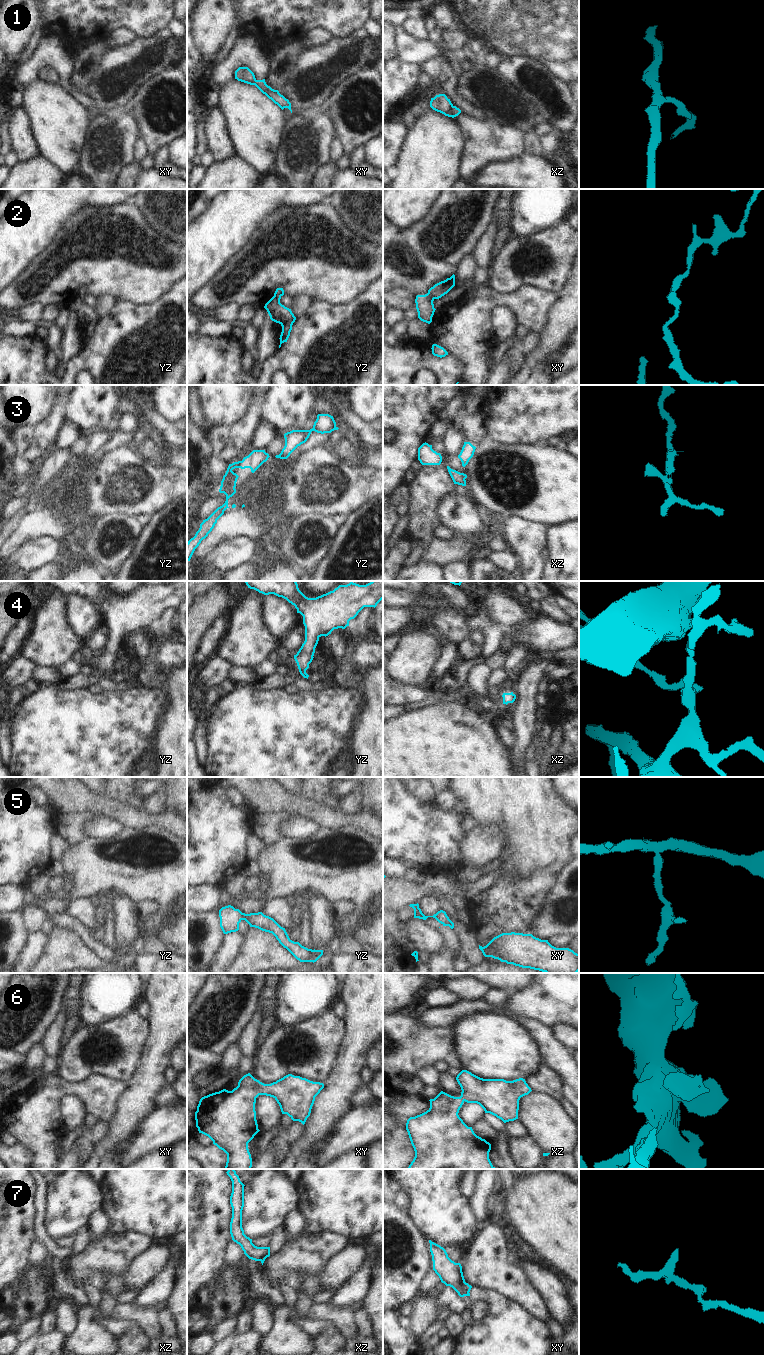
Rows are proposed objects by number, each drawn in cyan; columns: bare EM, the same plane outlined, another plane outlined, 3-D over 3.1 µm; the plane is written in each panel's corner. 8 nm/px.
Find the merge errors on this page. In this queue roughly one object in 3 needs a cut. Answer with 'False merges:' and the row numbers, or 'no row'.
False merges: 1, 2, 3, 7

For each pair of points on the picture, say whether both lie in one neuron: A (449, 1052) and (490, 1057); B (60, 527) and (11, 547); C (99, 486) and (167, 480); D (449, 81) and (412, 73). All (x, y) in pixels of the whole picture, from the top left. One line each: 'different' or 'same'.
A: different
B: same
C: same
D: different

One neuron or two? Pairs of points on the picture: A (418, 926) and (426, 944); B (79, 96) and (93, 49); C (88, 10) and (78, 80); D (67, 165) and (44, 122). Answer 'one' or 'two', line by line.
A: one
B: two
C: two
D: one

